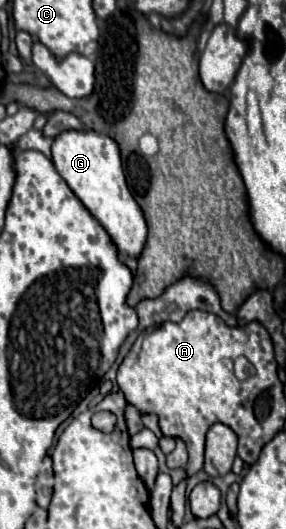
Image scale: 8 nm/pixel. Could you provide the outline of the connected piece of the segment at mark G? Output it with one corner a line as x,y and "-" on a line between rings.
68,130
56,136
52,144
52,160
58,174
64,178
74,196
84,204
84,208
98,220
98,224
108,232
112,244
116,244
118,254
138,258
146,242
146,220
142,208
130,194
122,170
118,144
92,130
76,132

